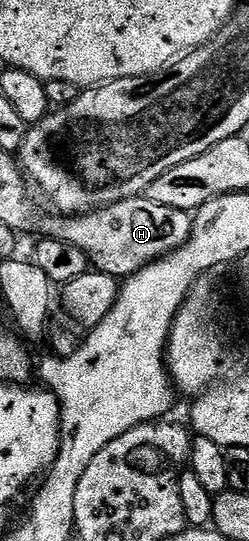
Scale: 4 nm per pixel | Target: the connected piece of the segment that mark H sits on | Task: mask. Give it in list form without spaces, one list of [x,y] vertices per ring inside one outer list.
[[[146,198],[123,200],[105,208],[96,208],[93,212],[55,215],[41,222],[43,235],[78,246],[95,271],[117,278],[133,276],[147,264],[169,256],[192,236],[192,216],[189,213],[174,210],[174,206],[158,206],[158,202]]]

